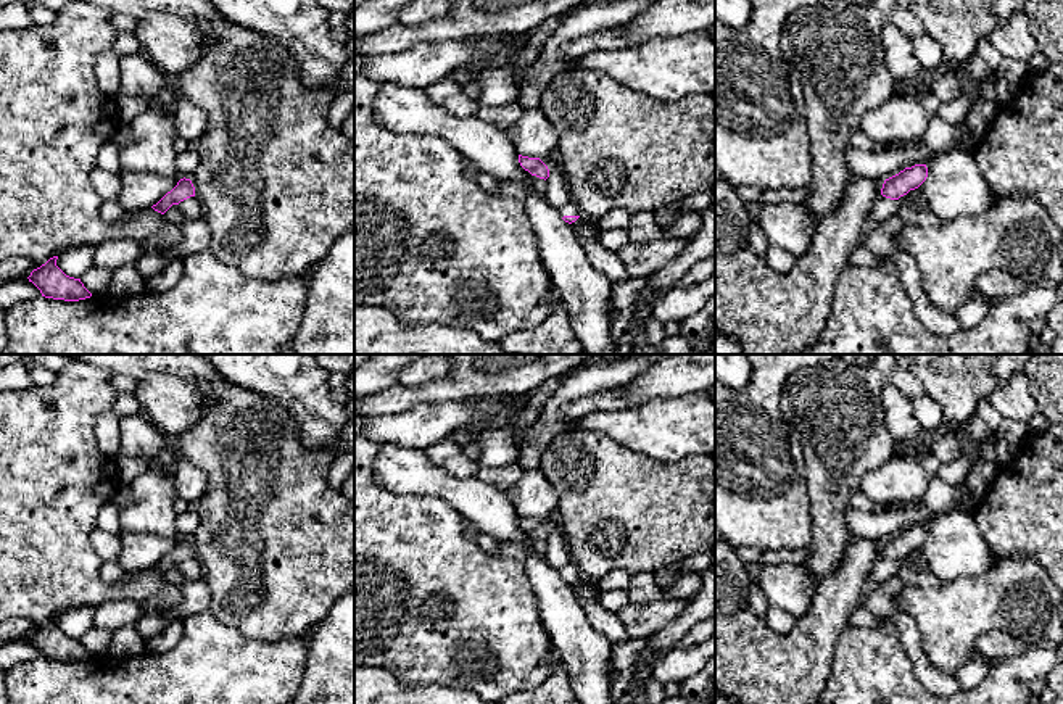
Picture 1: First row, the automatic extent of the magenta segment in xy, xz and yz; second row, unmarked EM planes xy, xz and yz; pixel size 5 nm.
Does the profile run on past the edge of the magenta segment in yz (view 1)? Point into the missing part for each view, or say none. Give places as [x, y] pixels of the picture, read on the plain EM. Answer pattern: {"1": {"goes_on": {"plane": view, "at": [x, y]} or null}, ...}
{"1": {"goes_on": null}}

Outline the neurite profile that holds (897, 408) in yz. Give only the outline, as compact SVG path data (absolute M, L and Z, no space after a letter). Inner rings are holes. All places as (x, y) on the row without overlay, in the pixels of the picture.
M889 380L883 387L881 408L887 432L904 449L912 449L929 438L915 417L912 400Z

